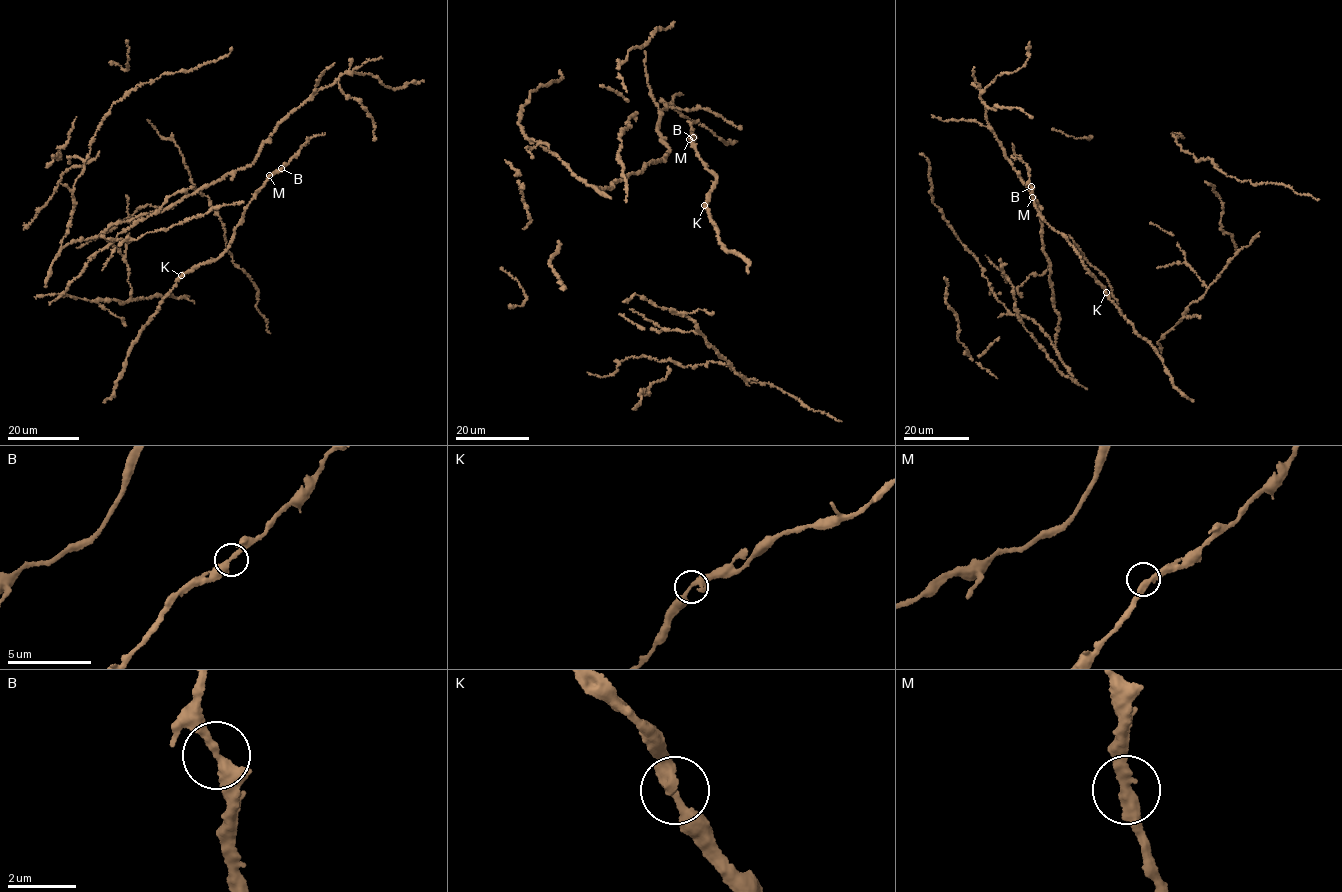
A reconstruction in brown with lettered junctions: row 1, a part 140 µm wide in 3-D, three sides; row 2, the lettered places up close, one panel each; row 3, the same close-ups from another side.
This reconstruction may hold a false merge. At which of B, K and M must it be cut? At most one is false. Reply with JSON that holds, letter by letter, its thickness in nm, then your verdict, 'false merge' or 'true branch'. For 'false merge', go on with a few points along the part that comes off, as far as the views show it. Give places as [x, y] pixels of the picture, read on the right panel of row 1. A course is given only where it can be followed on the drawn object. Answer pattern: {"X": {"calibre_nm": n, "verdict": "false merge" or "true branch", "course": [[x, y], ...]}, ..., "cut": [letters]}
{"B": {"calibre_nm": 320, "verdict": "true branch"}, "K": {"calibre_nm": 340, "verdict": "true branch"}, "M": {"calibre_nm": 320, "verdict": "true branch"}, "cut": []}

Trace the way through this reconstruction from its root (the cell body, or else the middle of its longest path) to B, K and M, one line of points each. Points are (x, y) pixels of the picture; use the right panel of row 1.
B: (1094, 277), (1084, 267), (1068, 241), (1039, 216), (1031, 186)
K: (1094, 277), (1104, 286), (1105, 293)
M: (1094, 277), (1084, 267), (1068, 241), (1040, 217), (1032, 197)

